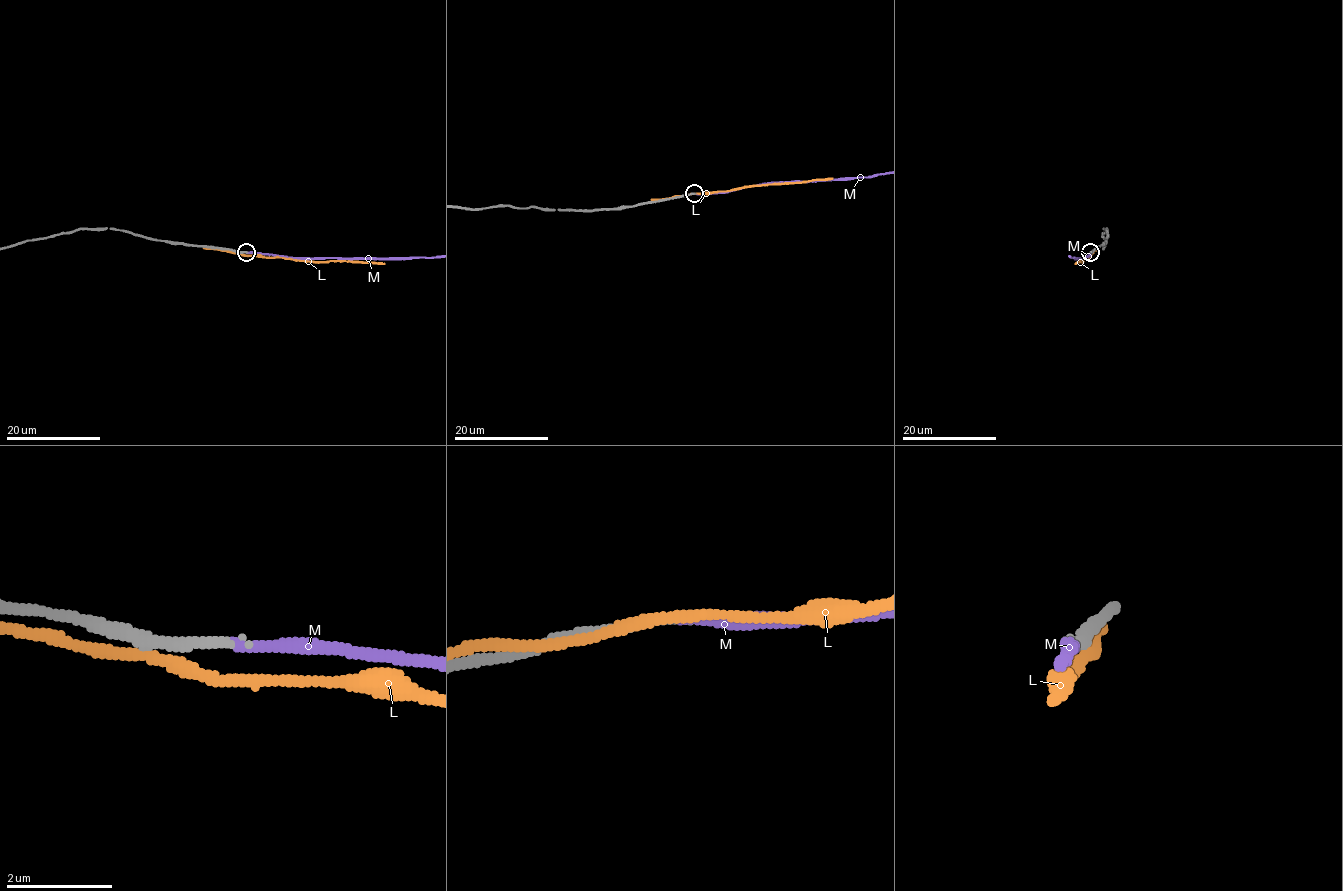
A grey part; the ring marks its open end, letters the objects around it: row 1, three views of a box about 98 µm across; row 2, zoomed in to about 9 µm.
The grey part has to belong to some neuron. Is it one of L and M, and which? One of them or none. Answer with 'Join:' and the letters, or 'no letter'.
Join: M

